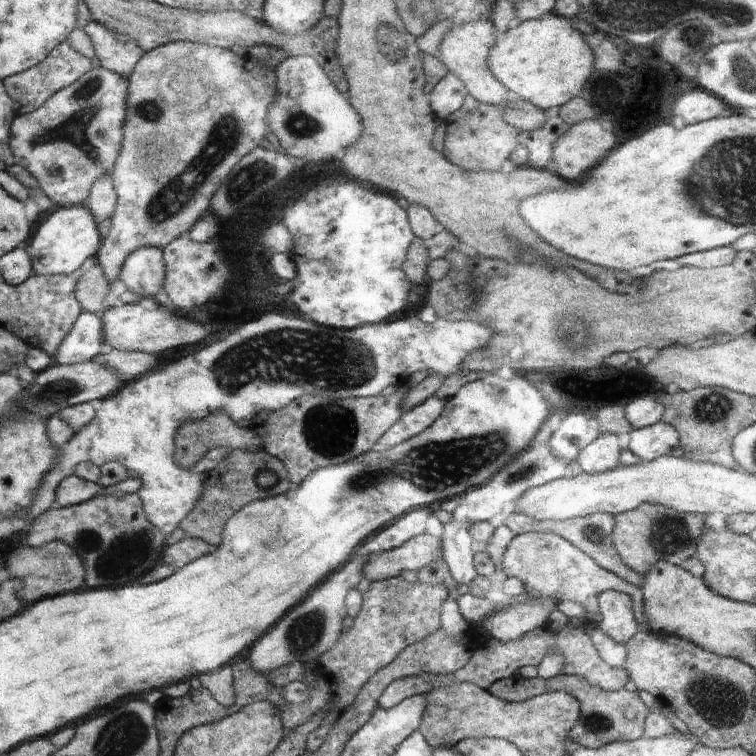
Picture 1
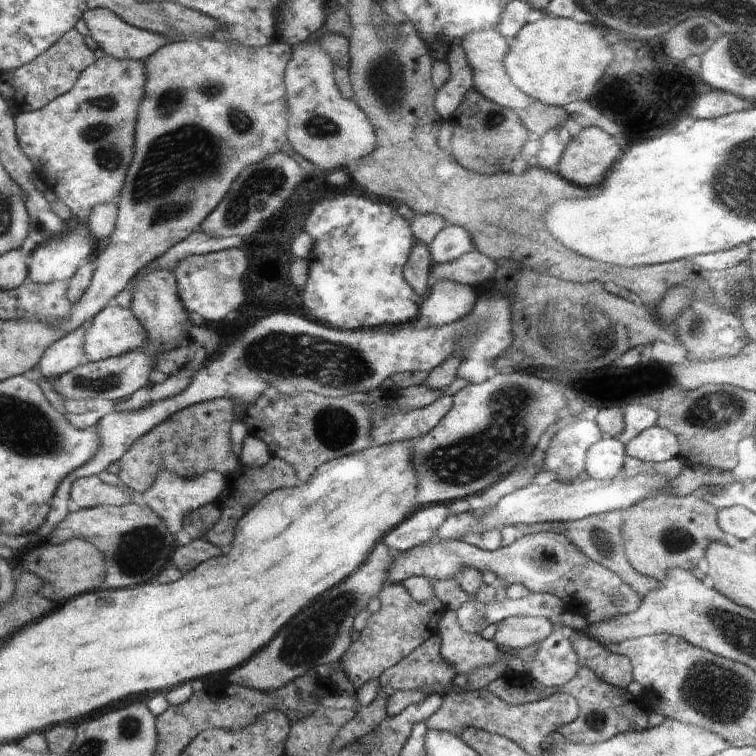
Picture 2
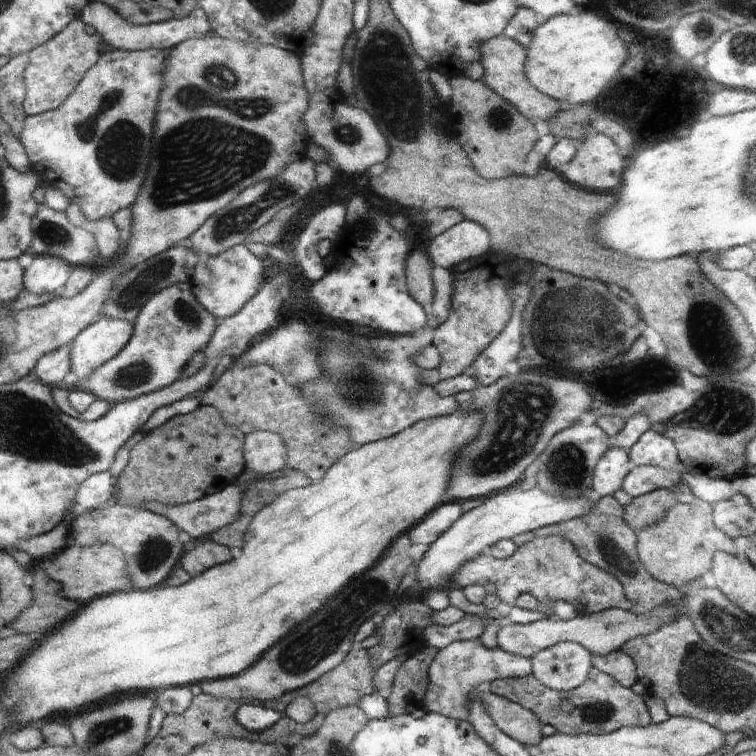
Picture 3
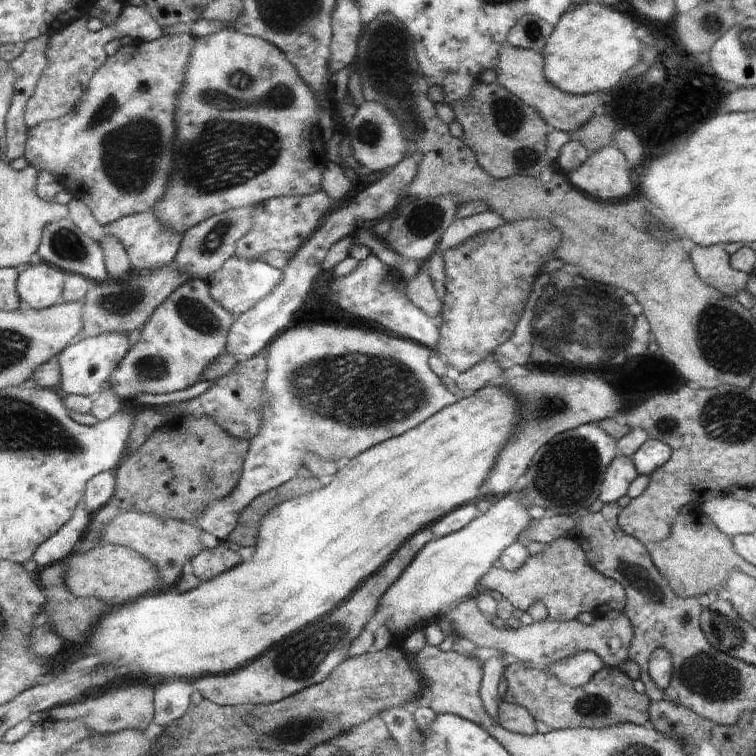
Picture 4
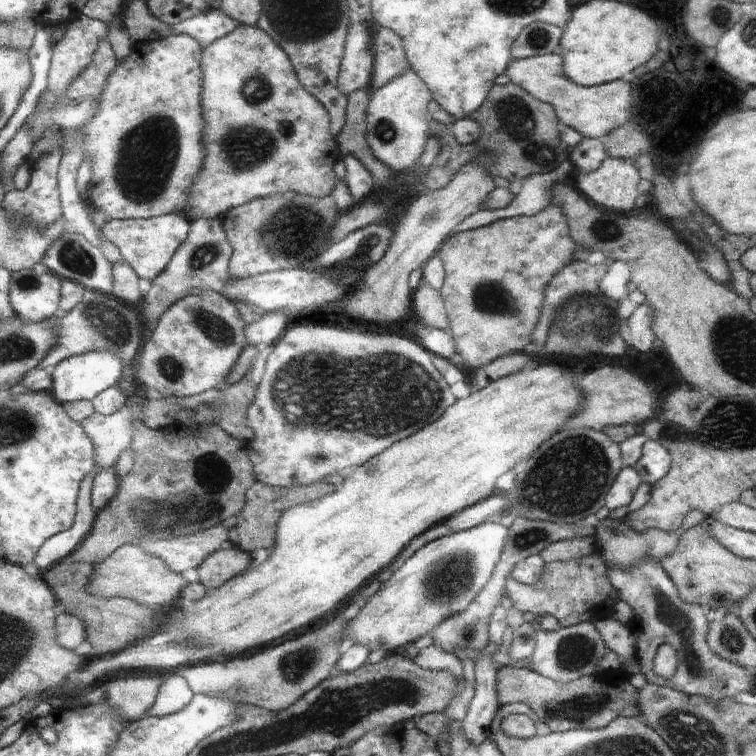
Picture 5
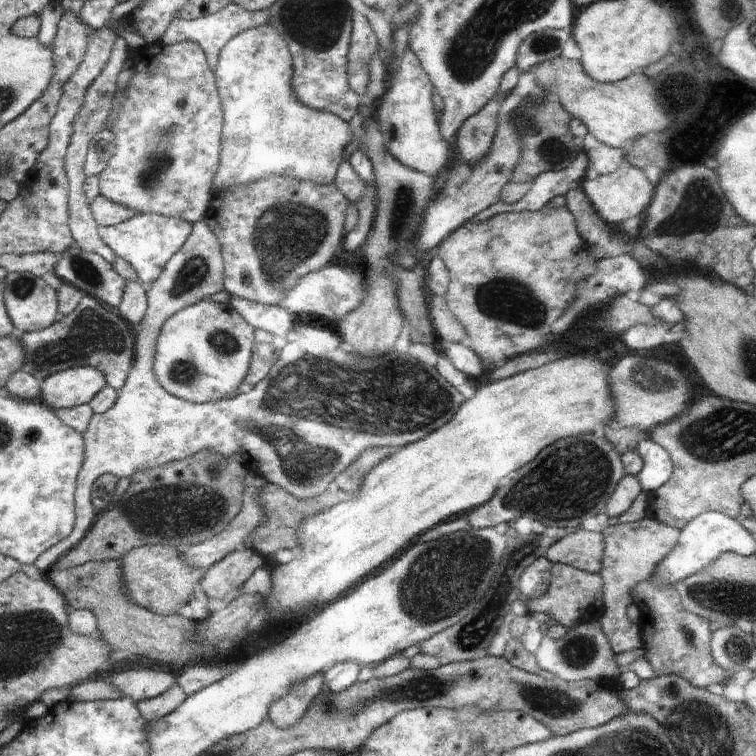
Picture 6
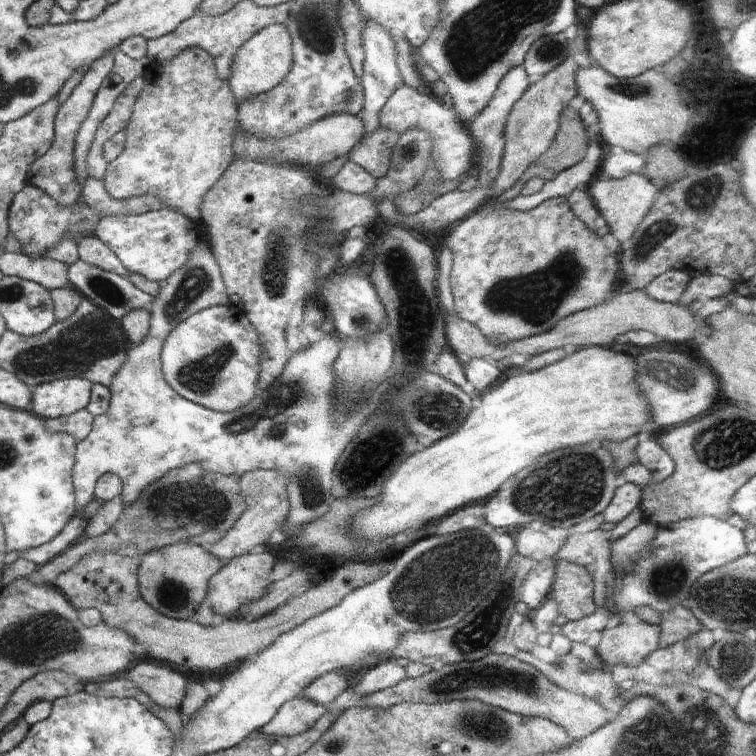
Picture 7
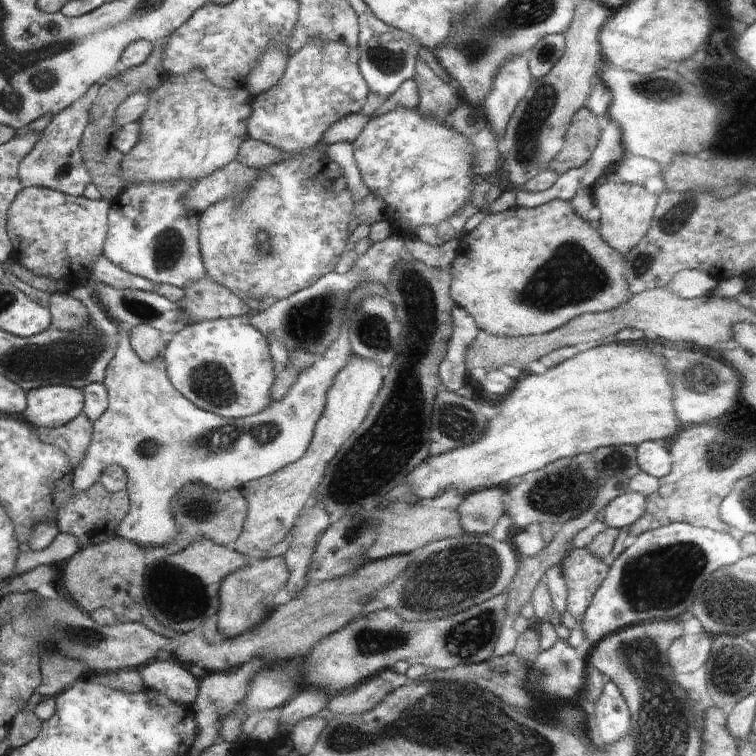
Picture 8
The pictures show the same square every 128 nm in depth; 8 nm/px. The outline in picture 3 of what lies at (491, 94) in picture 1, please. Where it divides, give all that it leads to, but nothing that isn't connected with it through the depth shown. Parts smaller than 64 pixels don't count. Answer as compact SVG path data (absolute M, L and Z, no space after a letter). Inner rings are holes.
M503 35L493 37L482 46L482 57L479 58L479 62L484 68L482 82L502 99L506 99L508 103L514 104L524 117L533 121L540 118L548 122L563 112L564 104L549 98L543 92L536 91L531 86L530 80L526 76L526 50L519 43Z

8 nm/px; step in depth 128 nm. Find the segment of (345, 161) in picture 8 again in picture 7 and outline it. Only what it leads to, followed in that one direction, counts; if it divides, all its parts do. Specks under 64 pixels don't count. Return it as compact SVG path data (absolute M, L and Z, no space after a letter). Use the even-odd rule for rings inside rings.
M351 160L340 168L338 174L332 175L329 182L338 189L359 196L370 195L378 185L378 180Z

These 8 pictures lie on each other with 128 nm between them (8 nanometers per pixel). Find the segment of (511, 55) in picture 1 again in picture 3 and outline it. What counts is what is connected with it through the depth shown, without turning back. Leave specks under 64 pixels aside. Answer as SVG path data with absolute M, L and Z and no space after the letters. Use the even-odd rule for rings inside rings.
M594 12L546 20L536 28L526 54L526 76L531 86L565 106L594 100L626 62L626 46L616 34L616 24Z

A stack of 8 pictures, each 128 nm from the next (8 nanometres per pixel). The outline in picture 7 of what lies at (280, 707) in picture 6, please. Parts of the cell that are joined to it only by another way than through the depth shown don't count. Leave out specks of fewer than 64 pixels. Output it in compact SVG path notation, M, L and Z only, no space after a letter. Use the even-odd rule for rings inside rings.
M302 695L288 701L275 715L262 733L272 736L293 736L311 728L328 710L328 707L310 701Z

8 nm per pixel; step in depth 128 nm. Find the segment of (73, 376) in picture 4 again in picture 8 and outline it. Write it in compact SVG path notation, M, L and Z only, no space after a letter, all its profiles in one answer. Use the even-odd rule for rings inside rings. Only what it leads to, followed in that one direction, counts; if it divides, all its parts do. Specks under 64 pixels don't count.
M54 385L29 391L29 407L24 418L38 428L62 428L85 412L87 394L68 385Z

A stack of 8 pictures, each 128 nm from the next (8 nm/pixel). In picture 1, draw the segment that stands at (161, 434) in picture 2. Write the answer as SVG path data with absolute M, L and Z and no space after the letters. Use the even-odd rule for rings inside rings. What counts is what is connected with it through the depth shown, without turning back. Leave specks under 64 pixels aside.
M226 413L210 414L197 422L188 422L175 436L174 462L182 469L192 469L212 449L227 447L256 453L262 450L263 441L249 429L236 426Z

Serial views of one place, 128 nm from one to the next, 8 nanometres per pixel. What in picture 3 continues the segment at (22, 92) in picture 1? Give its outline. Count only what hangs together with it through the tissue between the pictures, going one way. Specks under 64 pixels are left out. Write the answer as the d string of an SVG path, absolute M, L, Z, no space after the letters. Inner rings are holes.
M80 18L72 22L66 31L58 34L56 39L30 53L31 62L25 73L27 115L40 115L62 106L63 102L78 89L92 66L99 60L101 51L98 46L101 43L106 42L98 34L94 34L83 18Z

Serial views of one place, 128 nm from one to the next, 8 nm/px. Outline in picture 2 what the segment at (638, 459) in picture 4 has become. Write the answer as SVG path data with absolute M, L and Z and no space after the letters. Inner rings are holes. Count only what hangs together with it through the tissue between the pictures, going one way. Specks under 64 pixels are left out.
M658 426L644 430L640 438L632 438L632 442L628 442L626 446L628 446L626 448L628 457L640 458L648 462L666 462L676 458L680 452L676 436L670 430Z

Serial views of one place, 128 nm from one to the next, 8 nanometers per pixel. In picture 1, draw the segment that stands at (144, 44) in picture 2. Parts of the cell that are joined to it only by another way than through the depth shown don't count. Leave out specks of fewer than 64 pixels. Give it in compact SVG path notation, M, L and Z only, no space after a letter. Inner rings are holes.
M95 21L87 27L87 32L92 38L96 58L100 65L108 71L123 75L124 79L130 78L144 52L137 43L127 37L110 33L103 25Z

